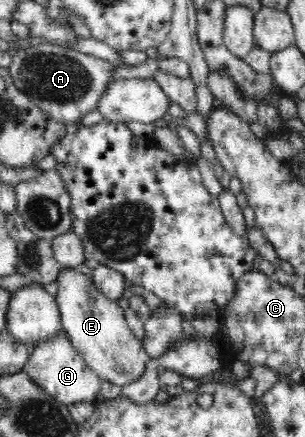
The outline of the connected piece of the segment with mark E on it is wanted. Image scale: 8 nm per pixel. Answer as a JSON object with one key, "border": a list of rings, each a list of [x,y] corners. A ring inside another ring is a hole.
{"border":[[[62,267],[59,270],[57,285],[55,299],[60,311],[62,331],[82,355],[87,366],[98,373],[102,380],[121,387],[137,381],[151,358],[128,327],[124,309],[118,305],[118,300],[103,296],[92,277],[76,271],[74,267]]]}

